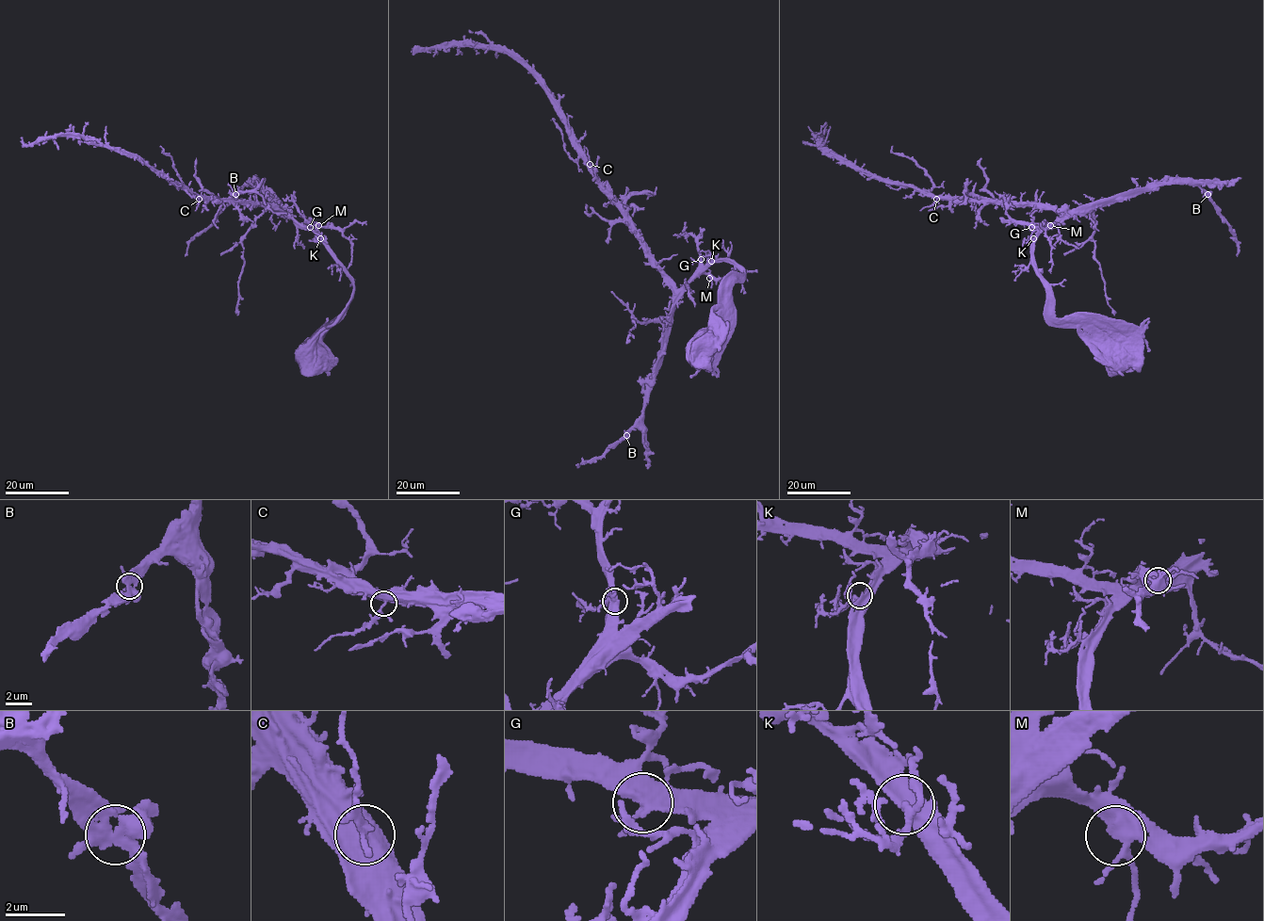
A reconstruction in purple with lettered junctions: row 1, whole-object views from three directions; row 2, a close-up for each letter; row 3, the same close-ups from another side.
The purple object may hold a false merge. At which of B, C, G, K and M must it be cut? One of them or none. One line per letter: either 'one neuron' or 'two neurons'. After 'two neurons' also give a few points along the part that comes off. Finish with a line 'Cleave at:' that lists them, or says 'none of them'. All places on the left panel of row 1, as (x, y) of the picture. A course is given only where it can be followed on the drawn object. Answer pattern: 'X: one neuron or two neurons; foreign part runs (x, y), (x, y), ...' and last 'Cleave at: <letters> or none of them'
B: one neuron
C: one neuron
G: one neuron
K: one neuron
M: one neuron
Cleave at: none of them

